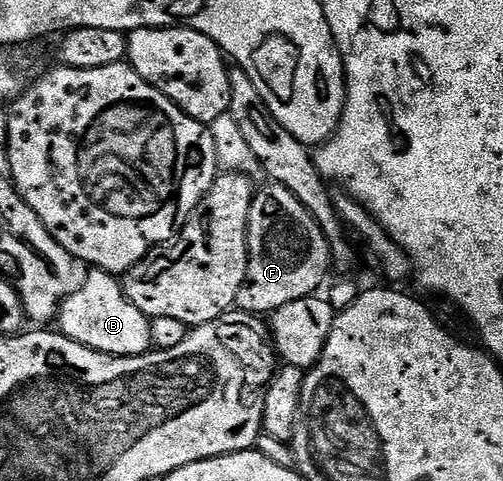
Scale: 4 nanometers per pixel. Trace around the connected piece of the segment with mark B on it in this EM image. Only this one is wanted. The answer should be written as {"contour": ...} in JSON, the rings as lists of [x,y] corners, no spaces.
{"contour":[[[88,271],[81,283],[59,306],[58,331],[70,340],[110,356],[141,356],[151,348],[151,320],[125,298],[112,273]]]}

